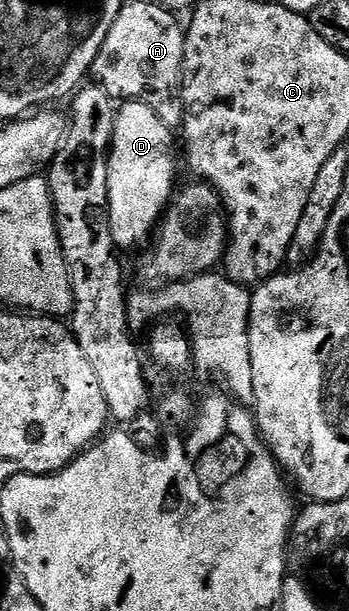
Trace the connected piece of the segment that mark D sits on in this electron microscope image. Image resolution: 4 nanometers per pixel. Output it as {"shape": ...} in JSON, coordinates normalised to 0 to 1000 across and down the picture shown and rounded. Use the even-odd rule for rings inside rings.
{"shape":[[[372,164],[335,177],[324,237],[312,241],[307,324],[312,326],[312,375],[324,385],[327,401],[338,408],[404,406],[415,398],[424,401],[433,388],[453,378],[473,342],[484,339],[501,319],[496,293],[507,288],[507,268],[496,264],[496,223],[484,216],[493,216],[487,205],[461,195],[441,172],[401,164]]]}

